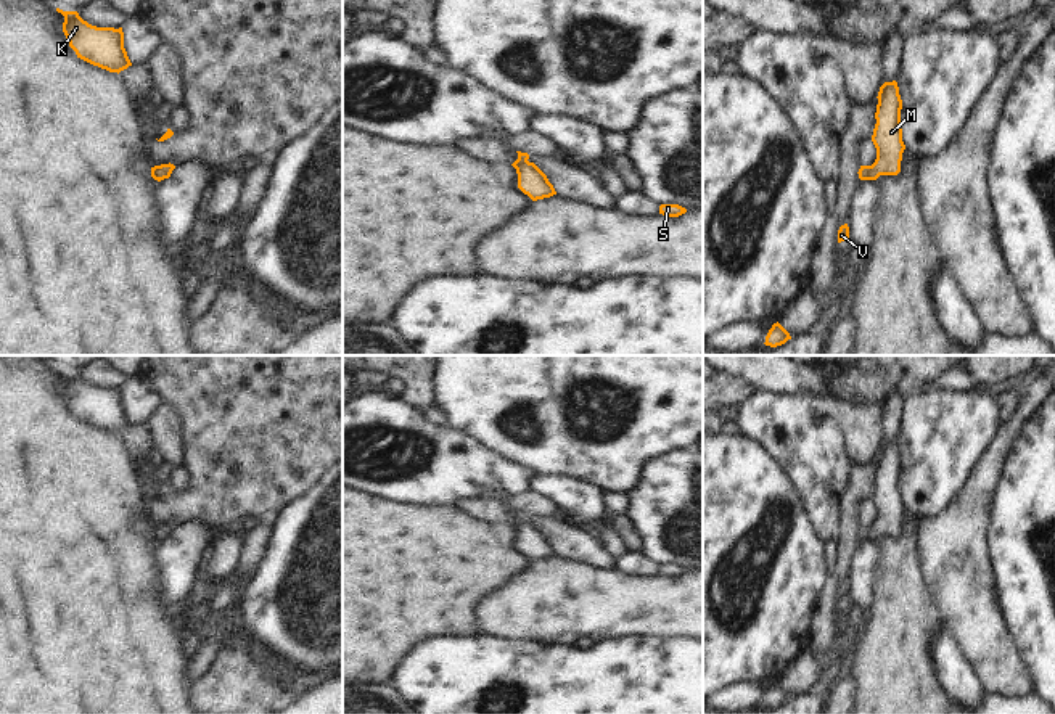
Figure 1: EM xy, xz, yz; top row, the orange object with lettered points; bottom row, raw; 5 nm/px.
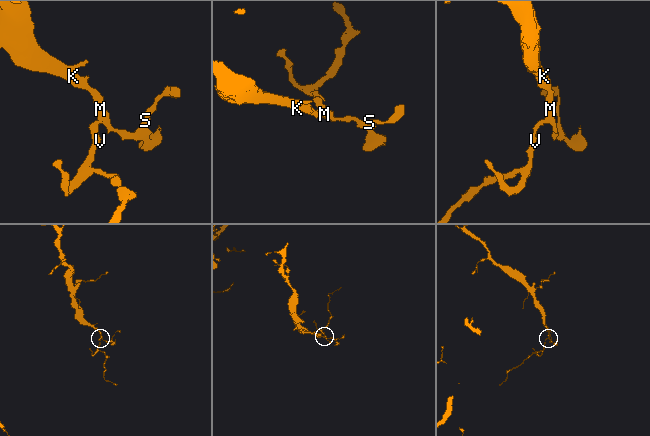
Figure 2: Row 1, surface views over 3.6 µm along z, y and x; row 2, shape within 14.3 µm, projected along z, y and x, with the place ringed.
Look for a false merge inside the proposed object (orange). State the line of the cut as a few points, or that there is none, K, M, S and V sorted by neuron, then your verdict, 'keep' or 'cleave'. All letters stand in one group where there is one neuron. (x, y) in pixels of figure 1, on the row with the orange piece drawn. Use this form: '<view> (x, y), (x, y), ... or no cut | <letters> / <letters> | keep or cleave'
no cut | K M S V | keep

